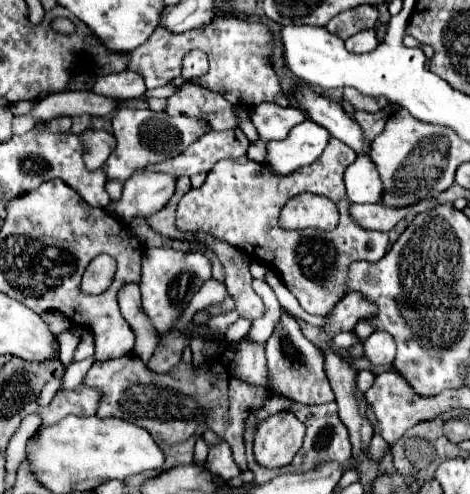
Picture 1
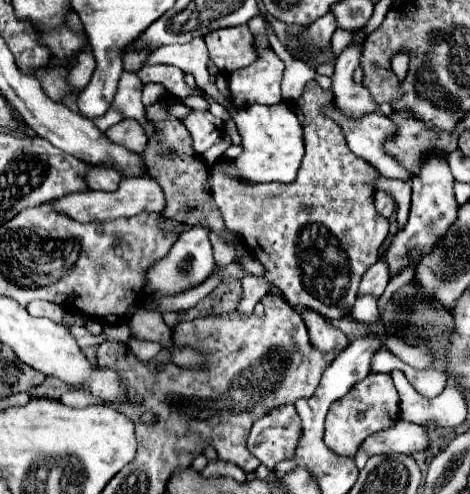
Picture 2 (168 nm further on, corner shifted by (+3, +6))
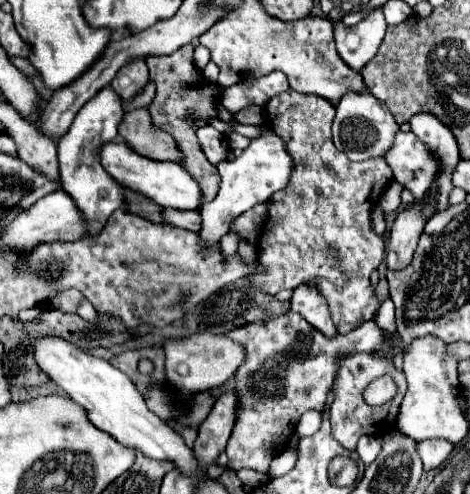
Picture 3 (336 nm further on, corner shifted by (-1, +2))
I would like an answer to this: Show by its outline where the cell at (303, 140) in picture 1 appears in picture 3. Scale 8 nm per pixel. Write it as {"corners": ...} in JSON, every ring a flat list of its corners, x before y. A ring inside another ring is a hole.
{"corners":[[262,126,262,136,252,140,250,146,236,160,220,162,218,172,222,176,220,192,212,202,204,204,200,210,202,230,198,236,204,242,208,242,208,246,214,246,216,242,220,242,220,238,230,230,236,216,240,216,242,212,250,210,256,204,268,202,268,198,272,198,274,192,282,190,288,184,292,174,292,158,286,152,284,140,276,136,270,128]]}

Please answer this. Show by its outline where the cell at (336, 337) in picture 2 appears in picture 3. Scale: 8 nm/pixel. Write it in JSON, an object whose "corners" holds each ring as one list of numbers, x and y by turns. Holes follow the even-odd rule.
{"corners":[[298,286,294,290,292,310,302,314,314,328,318,328,324,336,334,336,336,328,330,318,328,302,324,302,324,296,320,296,318,290,312,290,312,286]]}

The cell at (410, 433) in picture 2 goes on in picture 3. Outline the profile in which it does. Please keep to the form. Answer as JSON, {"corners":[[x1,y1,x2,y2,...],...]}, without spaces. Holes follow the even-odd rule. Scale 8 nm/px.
{"corners":[[444,438,418,442,418,454,420,454,422,462,424,462,426,472,444,466,444,462,446,462,448,456,452,454,452,450,454,450,454,444,448,442,448,440,444,440]]}

